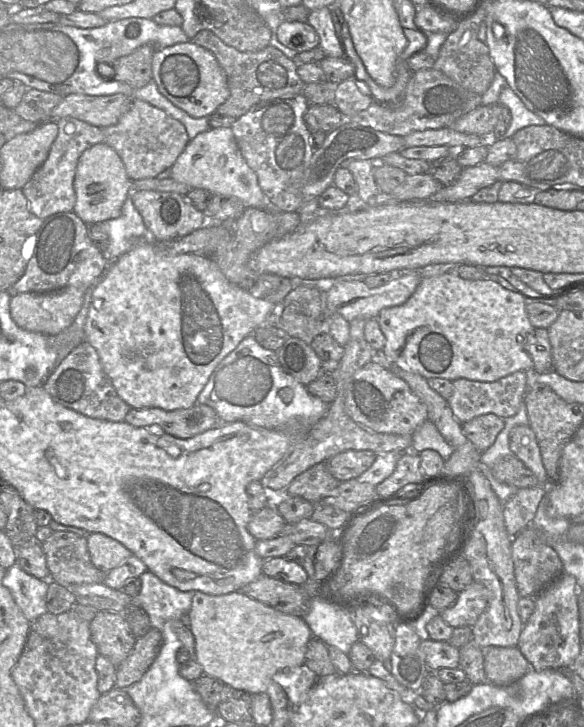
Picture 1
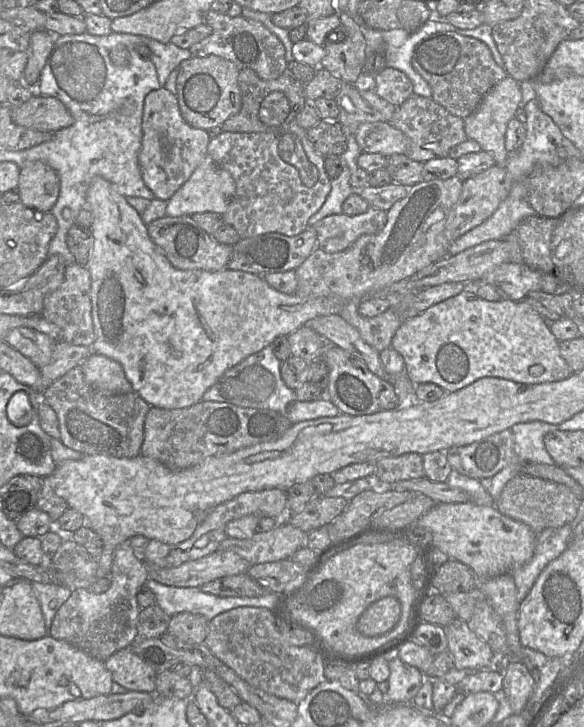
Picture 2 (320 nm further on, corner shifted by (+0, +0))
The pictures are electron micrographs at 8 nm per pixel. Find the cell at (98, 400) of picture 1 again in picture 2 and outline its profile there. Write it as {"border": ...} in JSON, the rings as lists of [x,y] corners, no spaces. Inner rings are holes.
{"border":[[[79,365],[55,380],[42,393],[42,401],[56,413],[59,440],[66,447],[83,455],[100,454],[116,458],[134,458],[141,455],[144,421],[151,406],[134,392],[107,394],[95,389],[85,381]]]}

